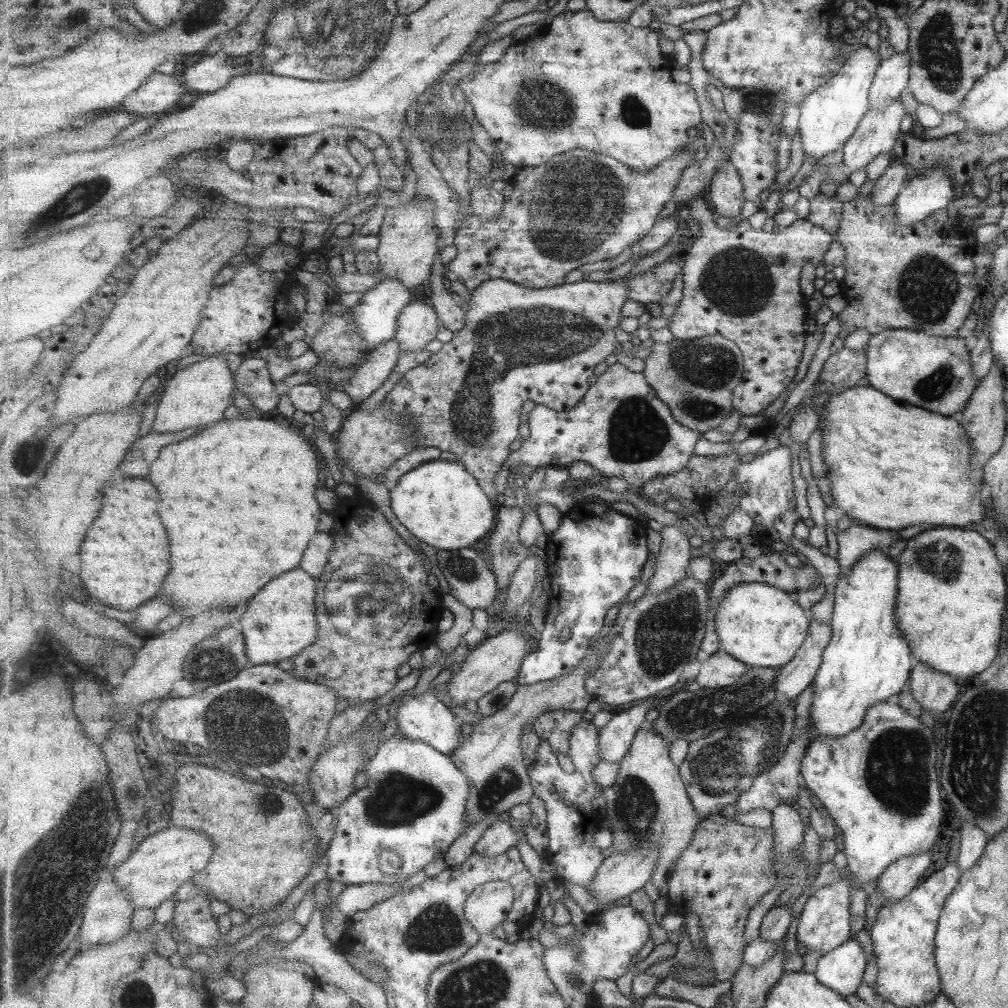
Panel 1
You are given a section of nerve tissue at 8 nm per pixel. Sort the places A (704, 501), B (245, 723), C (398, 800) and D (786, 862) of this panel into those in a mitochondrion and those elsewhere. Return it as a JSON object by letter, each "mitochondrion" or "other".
{"A":"other","B":"mitochondrion","C":"mitochondrion","D":"mitochondrion"}

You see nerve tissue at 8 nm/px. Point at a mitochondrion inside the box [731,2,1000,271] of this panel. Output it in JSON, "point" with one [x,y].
{"point":[939,54]}

